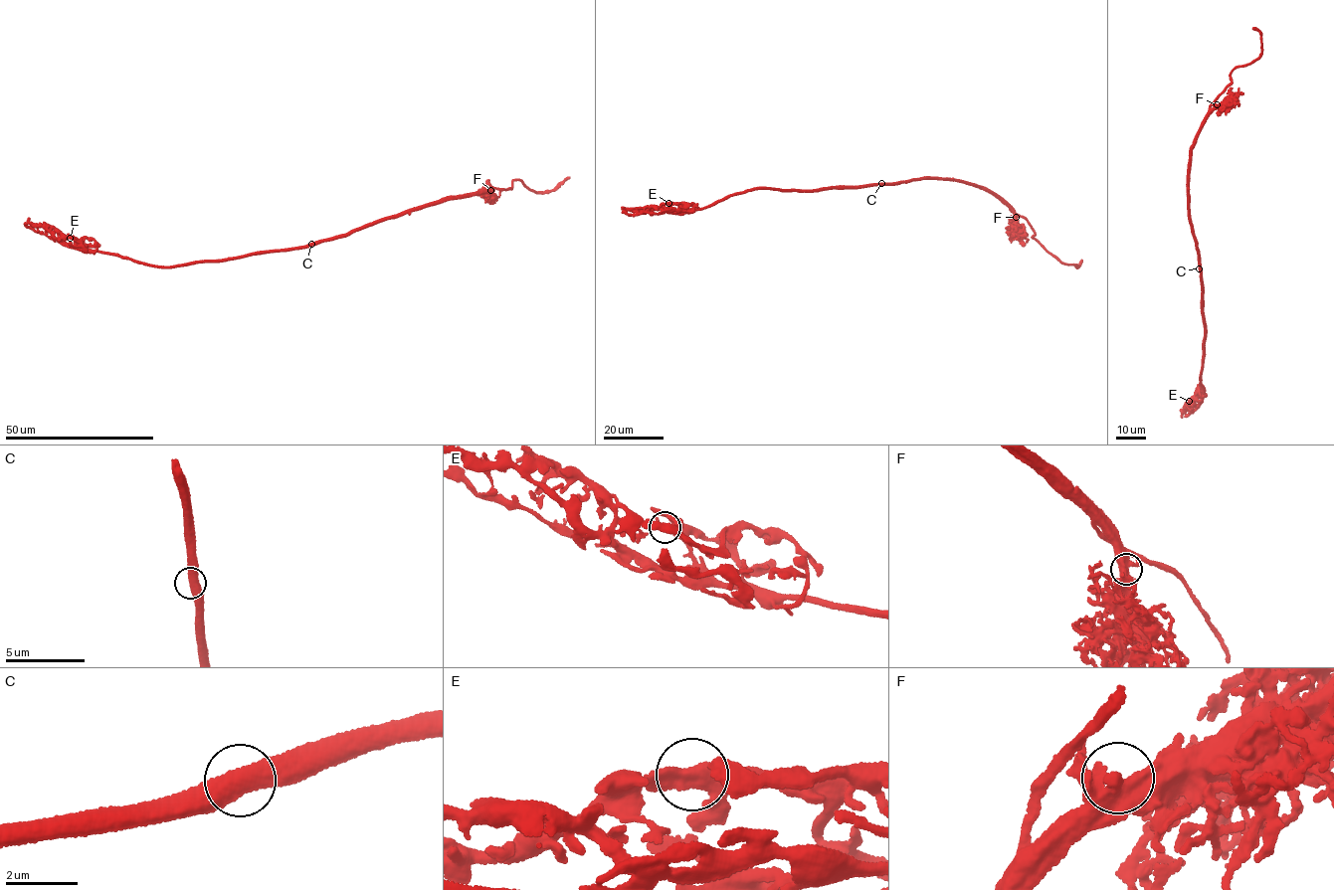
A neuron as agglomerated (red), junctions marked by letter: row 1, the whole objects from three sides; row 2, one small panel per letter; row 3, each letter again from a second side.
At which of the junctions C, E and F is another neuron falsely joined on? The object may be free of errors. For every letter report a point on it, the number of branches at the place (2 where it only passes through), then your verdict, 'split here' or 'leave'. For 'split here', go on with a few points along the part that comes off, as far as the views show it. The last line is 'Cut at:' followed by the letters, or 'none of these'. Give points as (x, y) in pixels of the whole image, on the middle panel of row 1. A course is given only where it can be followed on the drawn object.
C: at (881, 183); 2 branches meet; leave
E: at (668, 203); 5 branches meet; leave
F: at (1016, 217); 3 branches meet; leave
Cut at: none of these

